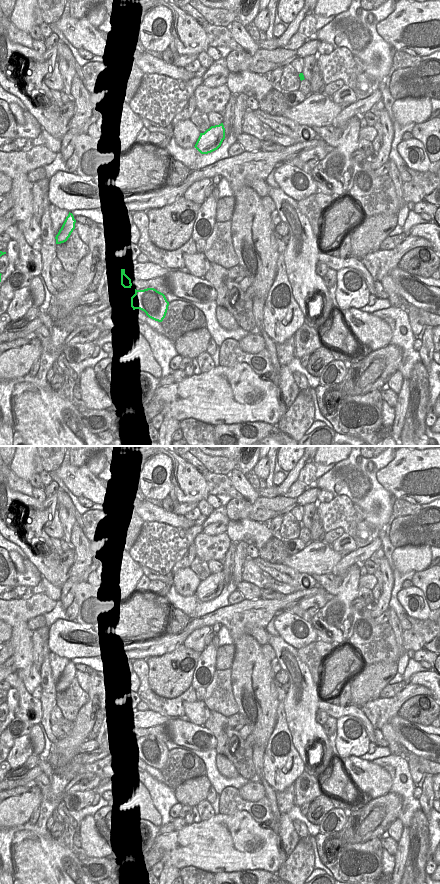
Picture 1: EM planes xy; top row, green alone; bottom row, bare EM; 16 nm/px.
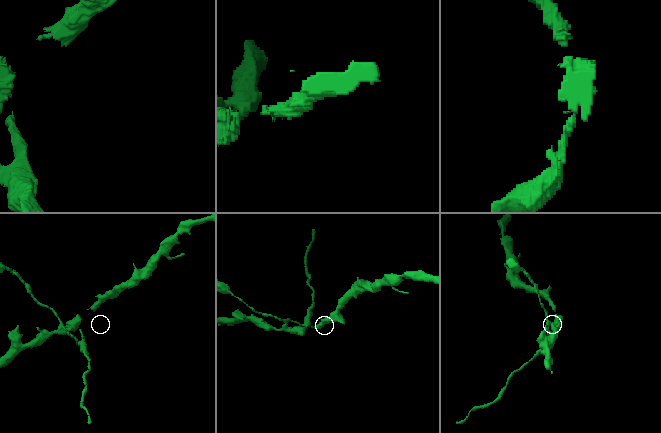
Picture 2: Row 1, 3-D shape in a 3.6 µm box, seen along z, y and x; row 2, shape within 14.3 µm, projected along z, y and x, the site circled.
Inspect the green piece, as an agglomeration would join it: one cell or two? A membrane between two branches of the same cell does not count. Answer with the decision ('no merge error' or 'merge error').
merge error

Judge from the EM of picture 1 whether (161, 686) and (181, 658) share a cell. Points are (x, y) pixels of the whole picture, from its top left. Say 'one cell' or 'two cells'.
one cell

